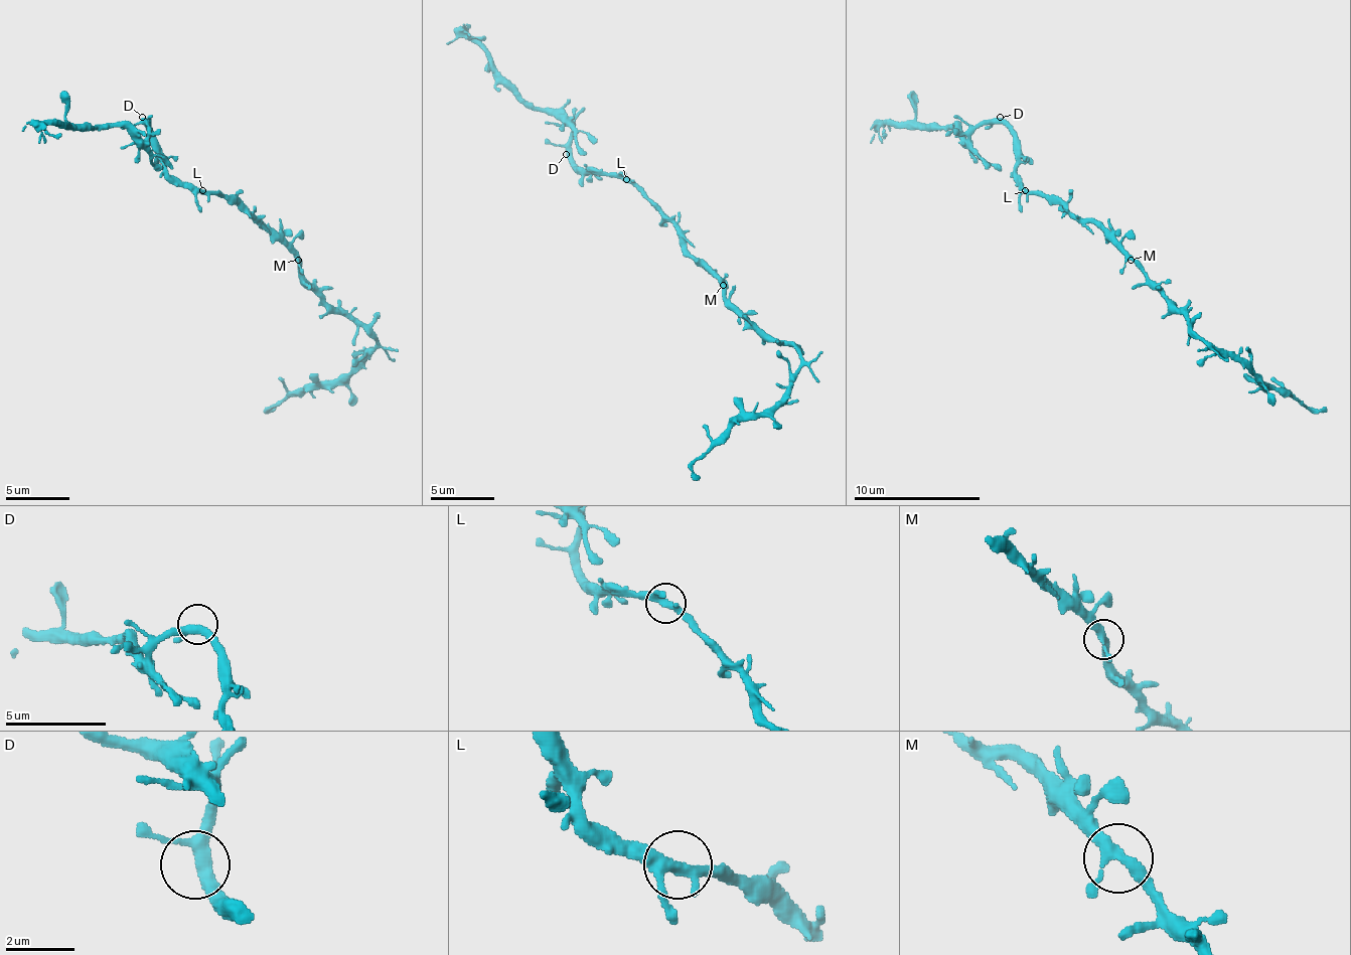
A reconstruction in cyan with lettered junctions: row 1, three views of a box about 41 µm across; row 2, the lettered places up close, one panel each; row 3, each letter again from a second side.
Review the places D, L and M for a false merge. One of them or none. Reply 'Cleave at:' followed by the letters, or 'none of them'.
Cleave at: none of them

